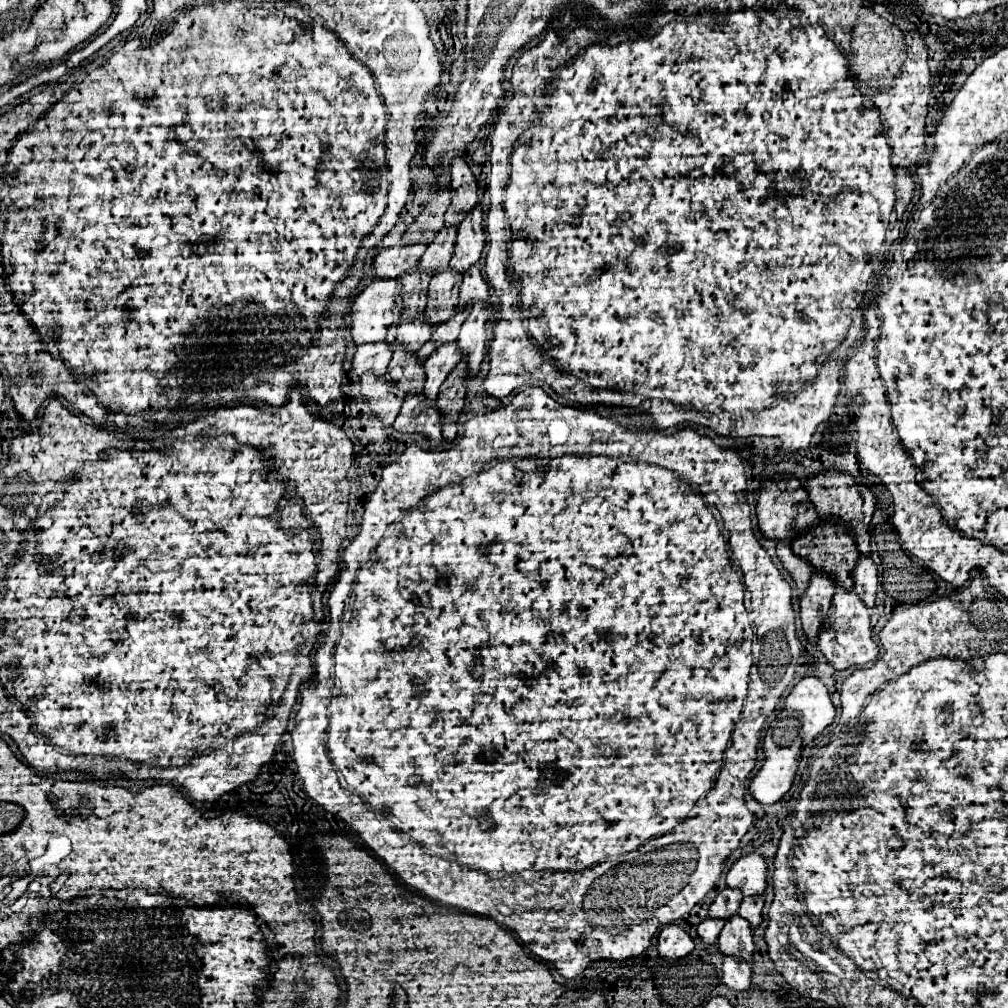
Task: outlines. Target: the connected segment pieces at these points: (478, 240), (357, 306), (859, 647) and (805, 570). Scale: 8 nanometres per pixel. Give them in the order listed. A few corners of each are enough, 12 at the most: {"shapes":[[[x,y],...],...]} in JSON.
{"shapes":[[[477,203],[459,225],[449,267],[461,273],[485,247],[483,207]],[[397,277],[369,283],[353,301],[355,345],[383,341],[403,305]],[[837,587],[817,645],[835,669],[877,659],[869,607]],[[777,543],[777,557],[793,575],[799,593],[809,581],[805,559],[791,553],[789,543]]]}

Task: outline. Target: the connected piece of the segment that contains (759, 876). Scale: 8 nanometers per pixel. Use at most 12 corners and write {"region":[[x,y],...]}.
{"region":[[739,857],[727,873],[727,887],[743,895],[767,887],[765,857]]}

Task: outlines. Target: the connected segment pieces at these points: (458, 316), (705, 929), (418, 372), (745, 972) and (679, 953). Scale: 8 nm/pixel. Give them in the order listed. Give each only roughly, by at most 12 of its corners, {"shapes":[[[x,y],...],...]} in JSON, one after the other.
{"shapes":[[[471,305],[435,325],[431,341],[417,351],[425,359],[439,345],[457,341]],[[707,917],[699,923],[697,935],[713,945],[721,933],[723,919]],[[397,347],[385,377],[405,393],[423,389],[417,353]],[[723,955],[723,983],[745,991],[751,983],[751,963]],[[667,925],[657,941],[659,955],[677,961],[693,951],[693,937]]]}

